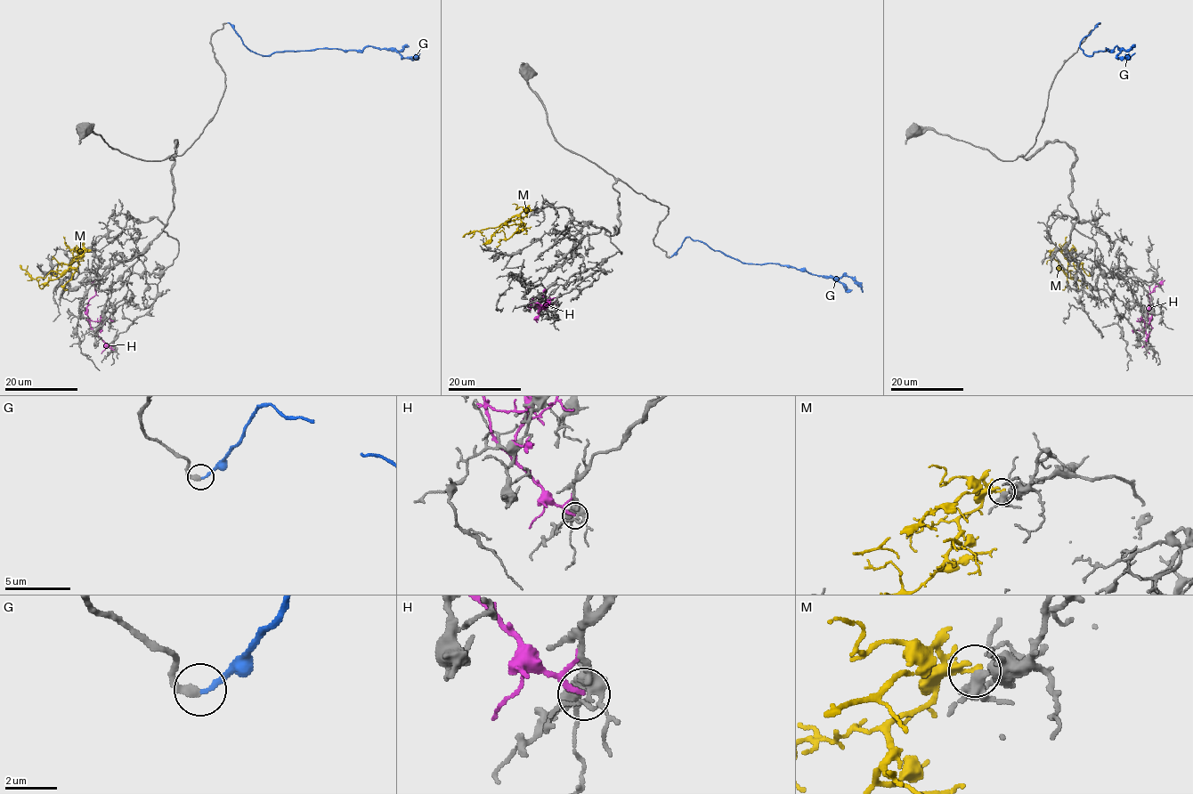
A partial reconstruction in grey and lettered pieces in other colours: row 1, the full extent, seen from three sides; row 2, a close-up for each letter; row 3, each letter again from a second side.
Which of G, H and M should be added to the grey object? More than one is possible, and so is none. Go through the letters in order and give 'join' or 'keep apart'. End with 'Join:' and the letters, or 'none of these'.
G: join
H: keep apart
M: keep apart
Join: G

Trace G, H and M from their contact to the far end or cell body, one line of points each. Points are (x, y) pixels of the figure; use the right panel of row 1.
G: (1099, 23), (1080, 44), (1086, 55), (1115, 46), (1120, 51), (1118, 58), (1129, 58), (1134, 52)
H: (1147, 350), (1145, 325), (1149, 294), (1164, 279)
M: (1054, 250), (1051, 253), (1063, 271), (1066, 273), (1070, 271), (1074, 279), (1079, 265)

